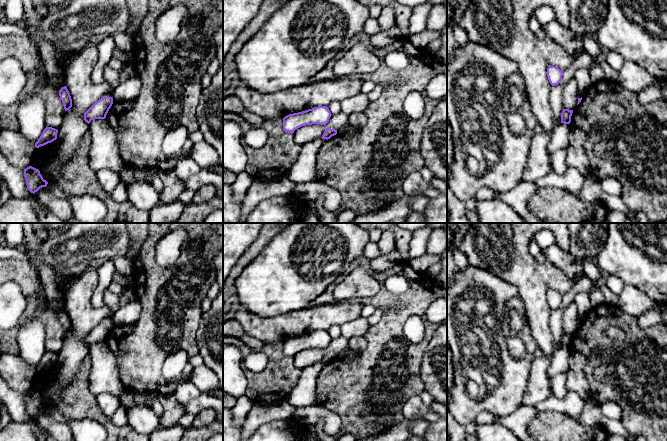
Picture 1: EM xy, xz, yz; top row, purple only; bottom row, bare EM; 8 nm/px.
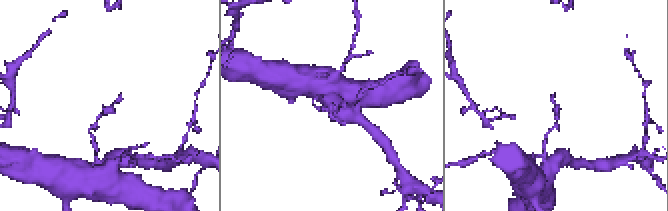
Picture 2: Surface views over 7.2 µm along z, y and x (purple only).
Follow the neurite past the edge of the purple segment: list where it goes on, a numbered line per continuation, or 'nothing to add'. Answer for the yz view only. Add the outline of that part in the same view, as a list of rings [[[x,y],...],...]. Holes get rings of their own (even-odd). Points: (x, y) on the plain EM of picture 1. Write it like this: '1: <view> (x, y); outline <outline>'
nothing to add

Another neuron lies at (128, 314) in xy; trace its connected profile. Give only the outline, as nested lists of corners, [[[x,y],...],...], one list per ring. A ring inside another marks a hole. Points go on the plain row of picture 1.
[[[133,297],[128,303],[114,313],[112,322],[115,326],[132,325],[136,323],[141,315],[141,302]]]

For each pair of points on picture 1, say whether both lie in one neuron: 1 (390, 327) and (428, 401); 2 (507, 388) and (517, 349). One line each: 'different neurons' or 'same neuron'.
1: different neurons
2: different neurons

